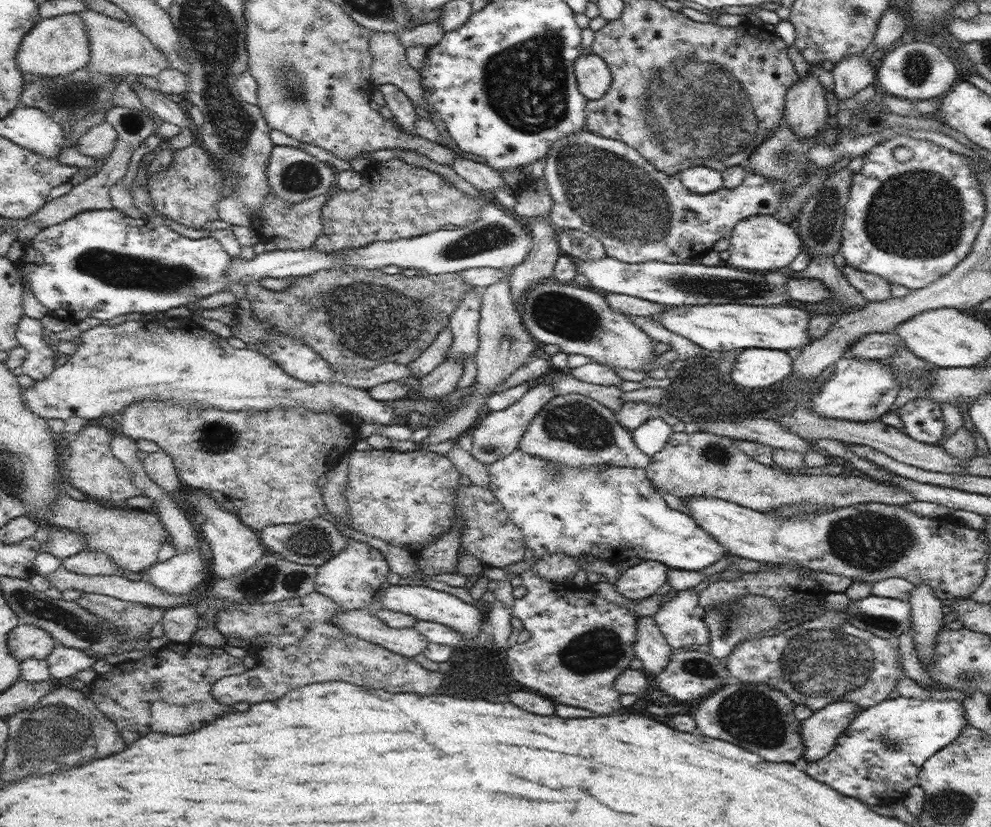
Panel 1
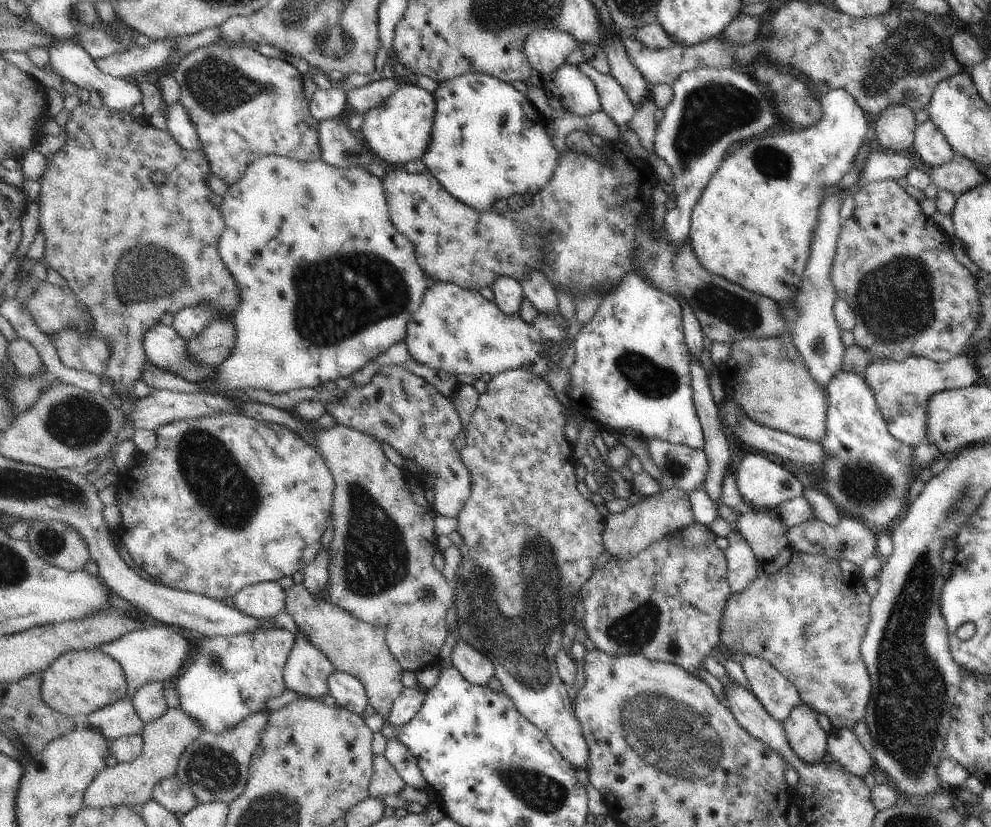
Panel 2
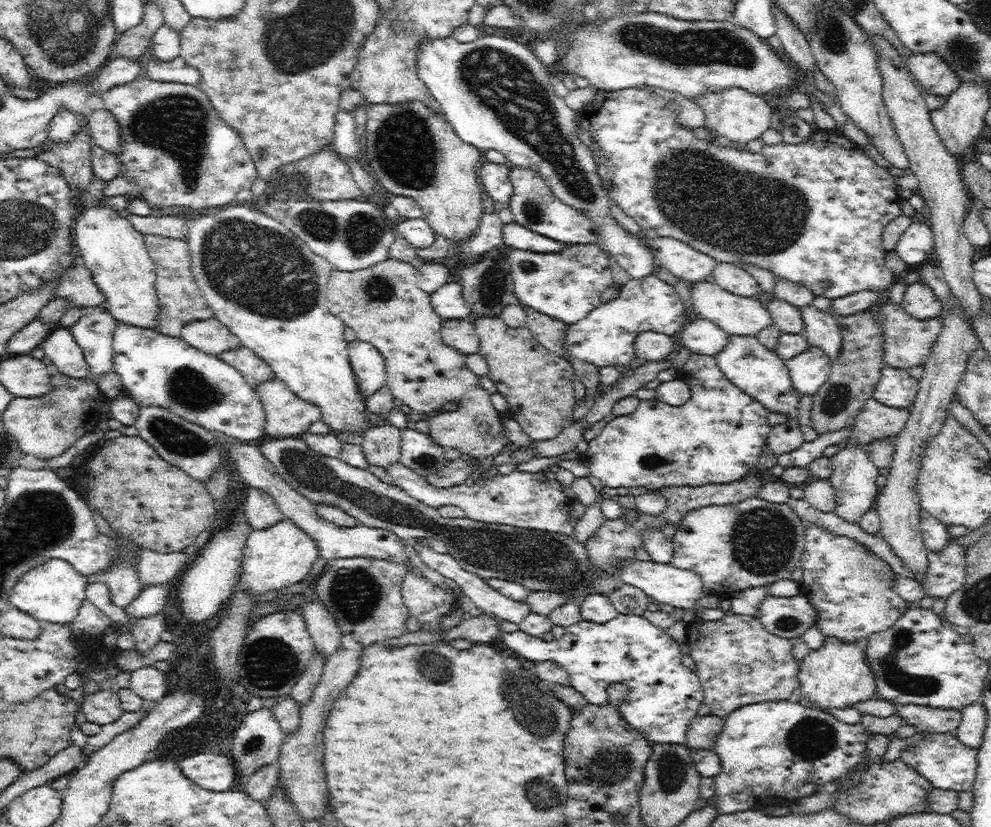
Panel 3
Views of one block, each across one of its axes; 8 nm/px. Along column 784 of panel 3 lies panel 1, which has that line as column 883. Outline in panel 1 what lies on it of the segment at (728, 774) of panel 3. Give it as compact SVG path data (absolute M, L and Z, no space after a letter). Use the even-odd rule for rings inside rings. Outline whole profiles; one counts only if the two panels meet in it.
M899 696L895 700L883 700L861 710L825 758L803 762L801 768L813 780L863 804L891 806L901 802L909 788L917 786L921 766L941 748L955 742L965 724L959 698L913 700Z

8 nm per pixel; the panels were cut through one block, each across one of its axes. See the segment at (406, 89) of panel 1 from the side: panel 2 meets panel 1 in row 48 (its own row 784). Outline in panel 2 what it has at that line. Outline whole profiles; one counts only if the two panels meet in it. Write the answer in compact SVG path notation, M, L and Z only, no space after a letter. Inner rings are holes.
M375 756L373 758L373 778L369 782L369 798L379 798L379 796L399 796L401 788L405 786L403 778L397 774L397 770L387 762L385 756Z

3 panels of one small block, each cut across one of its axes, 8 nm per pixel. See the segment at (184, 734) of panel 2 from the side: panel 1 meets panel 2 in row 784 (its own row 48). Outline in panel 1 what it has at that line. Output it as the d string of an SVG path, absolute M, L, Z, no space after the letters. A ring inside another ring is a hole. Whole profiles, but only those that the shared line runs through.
M97 10L83 12L85 28L91 40L91 62L87 66L89 72L101 72L109 76L125 76L125 78L139 78L139 76L153 76L157 78L159 72L169 68L167 56L155 48L149 36L139 30L133 22L125 22L119 18L111 18Z

